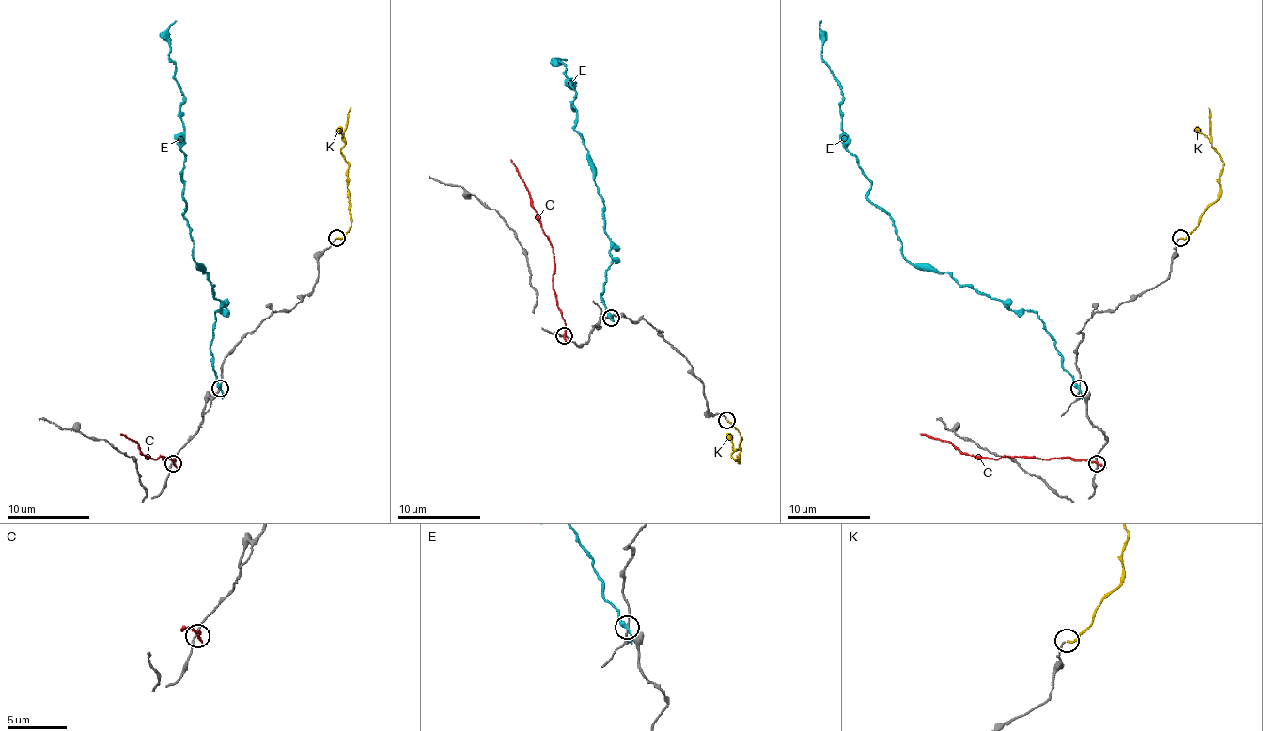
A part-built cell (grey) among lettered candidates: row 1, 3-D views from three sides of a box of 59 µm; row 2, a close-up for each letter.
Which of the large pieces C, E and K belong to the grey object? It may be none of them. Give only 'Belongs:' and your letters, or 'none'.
Belongs: K

